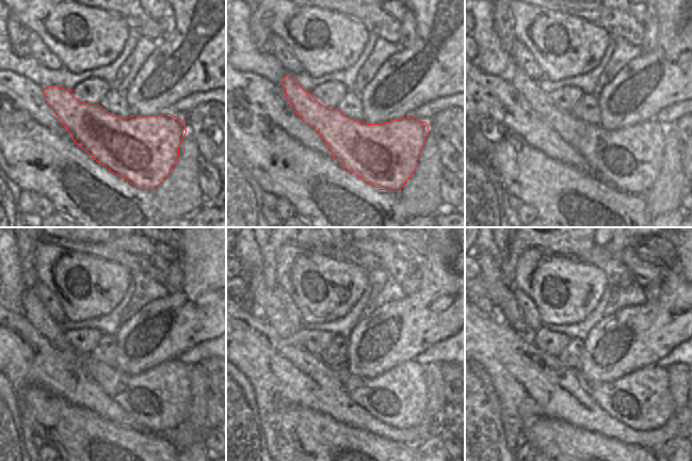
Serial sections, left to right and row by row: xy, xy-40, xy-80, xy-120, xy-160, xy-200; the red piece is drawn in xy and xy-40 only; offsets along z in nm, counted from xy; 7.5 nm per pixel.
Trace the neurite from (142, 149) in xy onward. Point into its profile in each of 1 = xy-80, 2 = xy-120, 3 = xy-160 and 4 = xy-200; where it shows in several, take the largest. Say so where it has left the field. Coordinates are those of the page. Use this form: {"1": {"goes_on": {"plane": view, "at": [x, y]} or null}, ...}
{"1": {"goes_on": {"plane": "xy-80", "at": [630, 158]}}, "2": {"goes_on": {"plane": "xy-120", "at": [159, 398]}}, "3": {"goes_on": {"plane": "xy-160", "at": [399, 397]}}, "4": {"goes_on": {"plane": "xy-200", "at": [642, 400]}}}

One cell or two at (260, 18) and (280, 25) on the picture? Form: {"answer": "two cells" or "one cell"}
{"answer": "two cells"}

